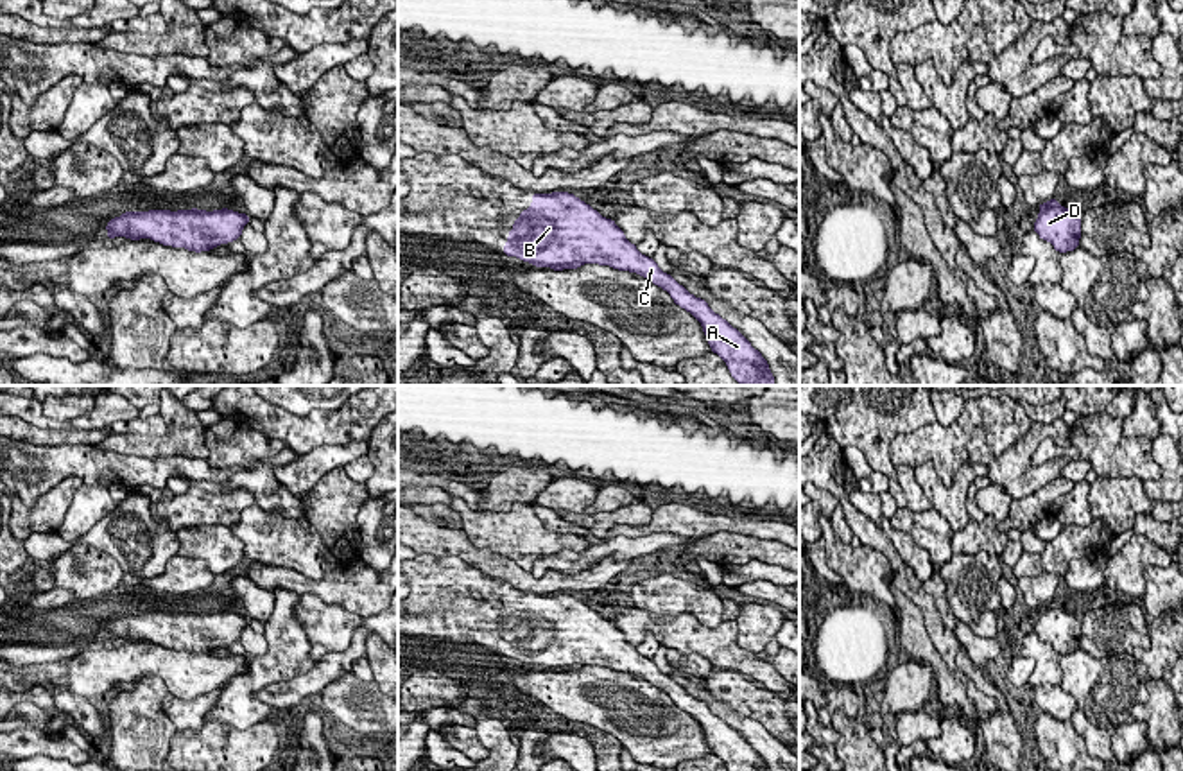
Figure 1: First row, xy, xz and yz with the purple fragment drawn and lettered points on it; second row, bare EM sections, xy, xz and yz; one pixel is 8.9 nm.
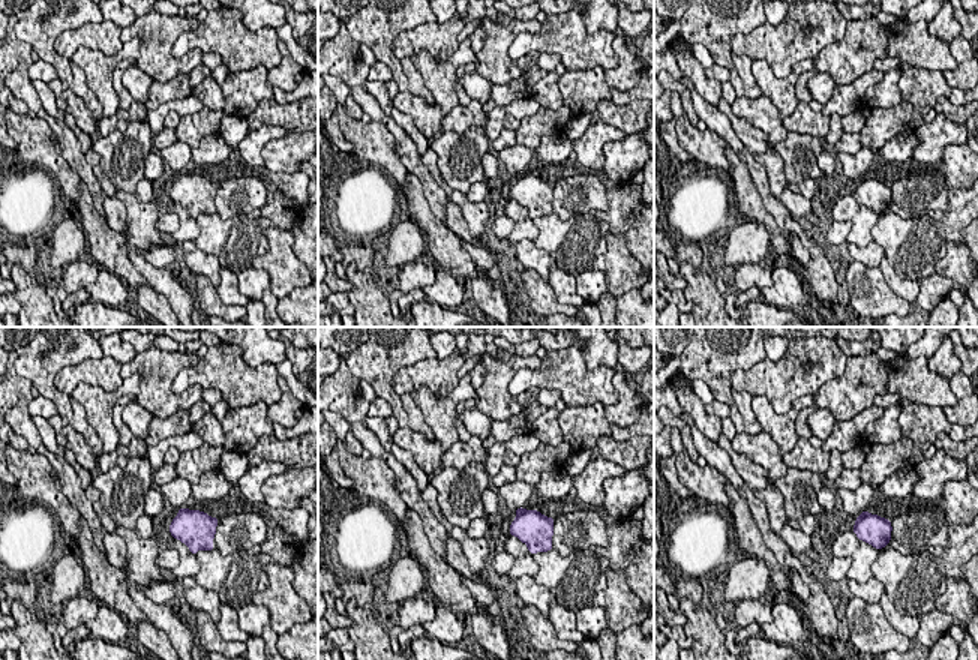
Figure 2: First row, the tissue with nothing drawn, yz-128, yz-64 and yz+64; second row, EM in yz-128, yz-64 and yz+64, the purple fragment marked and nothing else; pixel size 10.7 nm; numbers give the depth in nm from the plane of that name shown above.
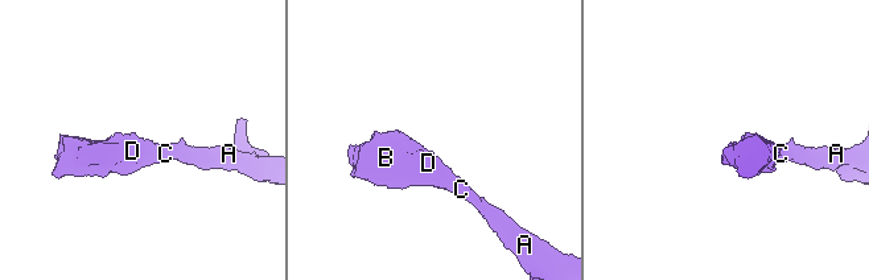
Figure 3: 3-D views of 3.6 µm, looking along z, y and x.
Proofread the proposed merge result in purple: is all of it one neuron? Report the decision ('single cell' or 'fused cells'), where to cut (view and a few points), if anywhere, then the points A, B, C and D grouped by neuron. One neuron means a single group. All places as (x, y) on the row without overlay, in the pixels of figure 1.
single cell; no cut; A B C D

